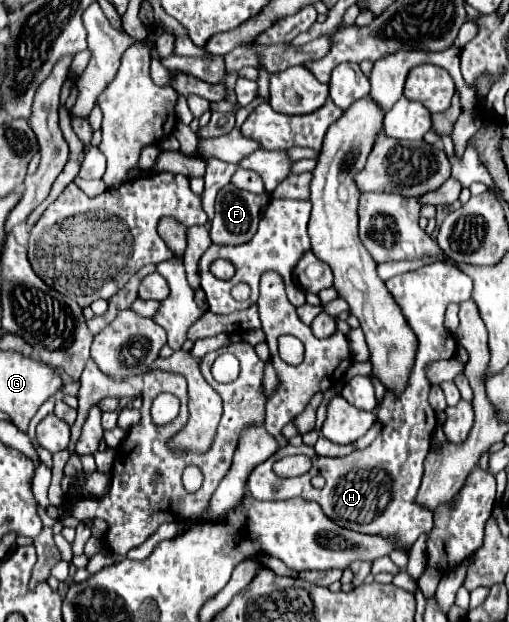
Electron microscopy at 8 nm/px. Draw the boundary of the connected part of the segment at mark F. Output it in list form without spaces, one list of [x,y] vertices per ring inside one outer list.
[[[234,187],[220,189],[216,197],[216,217],[210,227],[210,239],[216,245],[242,245],[254,237],[266,205],[268,193],[254,195]]]

